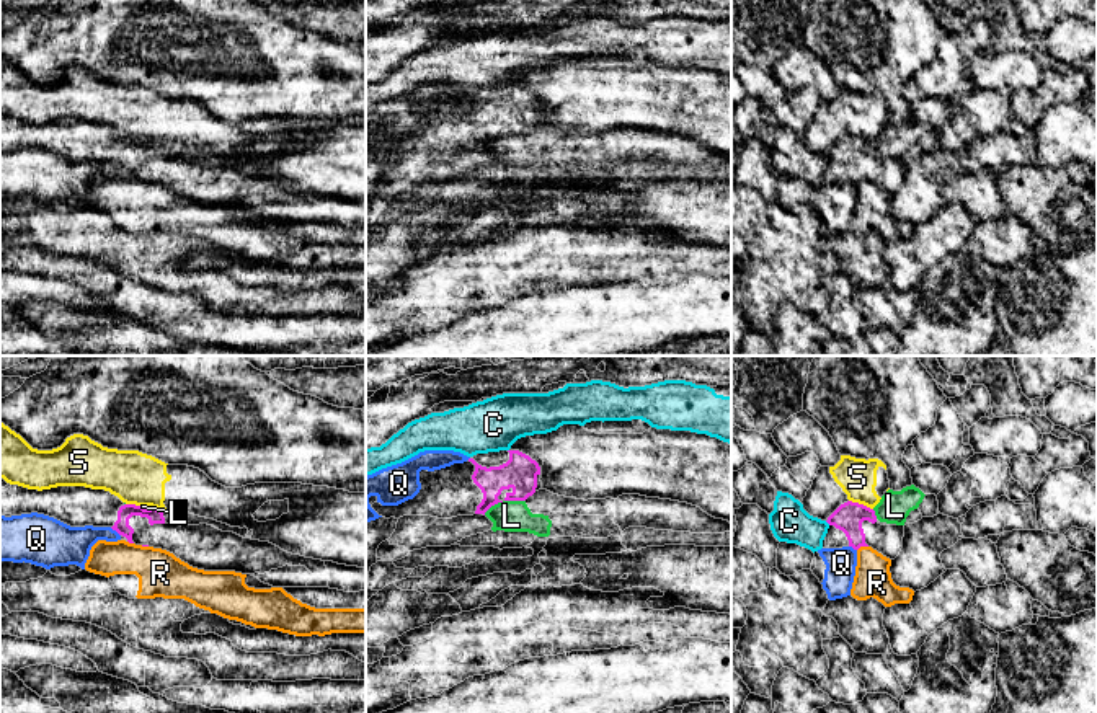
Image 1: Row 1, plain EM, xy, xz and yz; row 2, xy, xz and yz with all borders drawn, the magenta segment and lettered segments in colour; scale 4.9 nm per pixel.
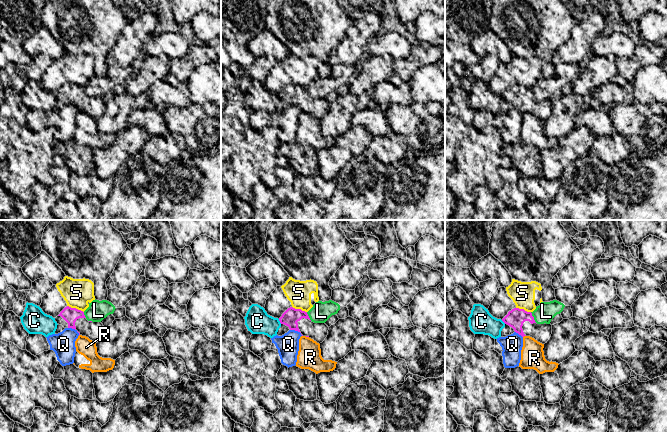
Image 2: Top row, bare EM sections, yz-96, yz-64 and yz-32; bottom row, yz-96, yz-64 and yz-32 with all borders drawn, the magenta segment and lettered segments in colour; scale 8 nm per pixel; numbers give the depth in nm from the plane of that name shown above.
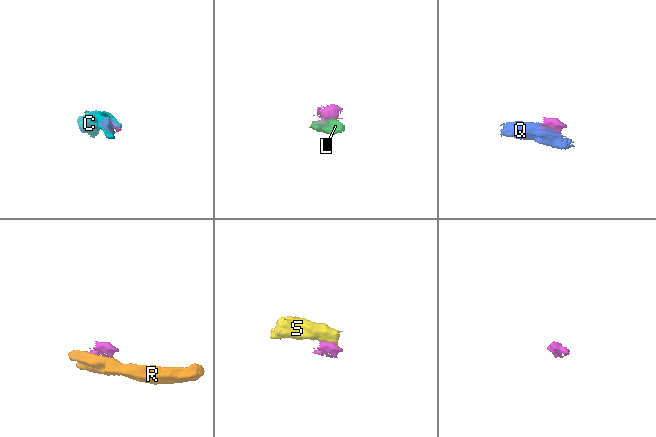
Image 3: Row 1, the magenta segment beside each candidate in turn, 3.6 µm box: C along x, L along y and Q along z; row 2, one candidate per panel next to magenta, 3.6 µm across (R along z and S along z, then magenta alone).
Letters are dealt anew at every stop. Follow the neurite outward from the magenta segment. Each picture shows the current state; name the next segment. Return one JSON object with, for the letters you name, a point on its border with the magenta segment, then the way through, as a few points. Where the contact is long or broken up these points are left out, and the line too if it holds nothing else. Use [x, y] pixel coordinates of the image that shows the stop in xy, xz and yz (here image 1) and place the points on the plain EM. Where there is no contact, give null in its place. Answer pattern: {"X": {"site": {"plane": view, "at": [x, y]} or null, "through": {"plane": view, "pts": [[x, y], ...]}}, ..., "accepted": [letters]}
{"accepted": []}

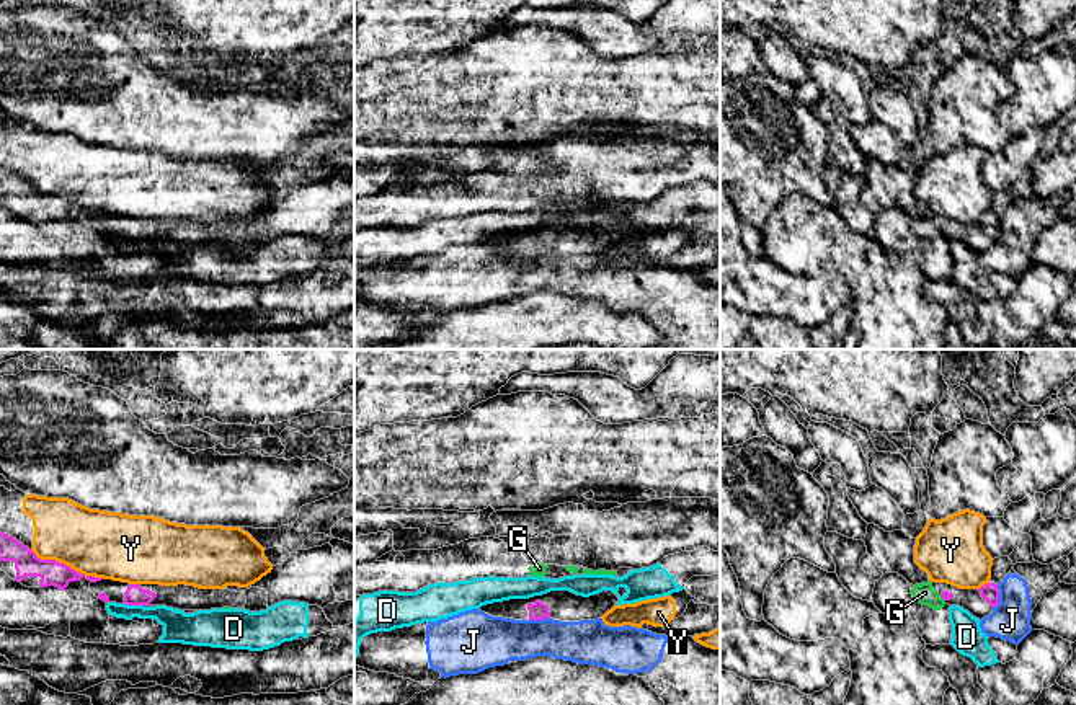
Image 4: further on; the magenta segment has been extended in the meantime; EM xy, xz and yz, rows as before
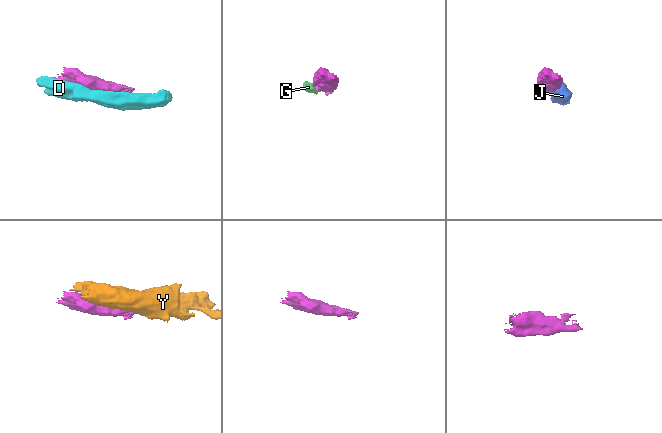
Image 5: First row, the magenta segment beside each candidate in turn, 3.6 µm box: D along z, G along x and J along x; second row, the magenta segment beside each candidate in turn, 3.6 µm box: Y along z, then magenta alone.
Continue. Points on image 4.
{"G": {"site": {"plane": "yz", "at": [942, 232]}, "through": {"plane": "yz", "pts": [[946, 229], [942, 232], [931, 232], [924, 227]]}}, "accepted": ["G"]}

